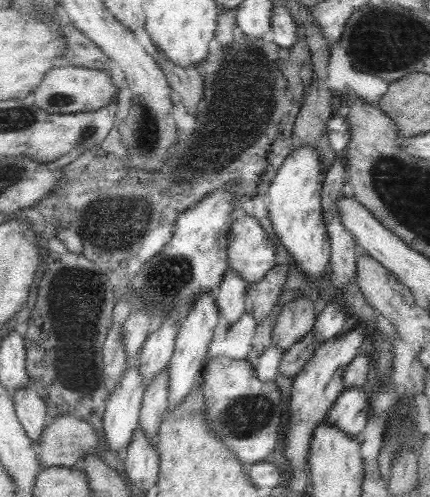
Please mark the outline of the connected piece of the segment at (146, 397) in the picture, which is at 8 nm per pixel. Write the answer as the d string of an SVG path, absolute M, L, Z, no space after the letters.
M167 367L153 377L153 381L145 387L140 409L138 410L138 427L145 439L155 443L161 419L167 408Z

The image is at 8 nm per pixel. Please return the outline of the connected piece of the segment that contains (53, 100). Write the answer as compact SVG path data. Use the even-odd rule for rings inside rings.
M59 63L47 70L44 77L32 90L32 106L37 106L37 108L51 114L96 111L103 106L109 106L111 102L117 103L117 93L118 89L115 82L112 82L107 71L91 70Z

